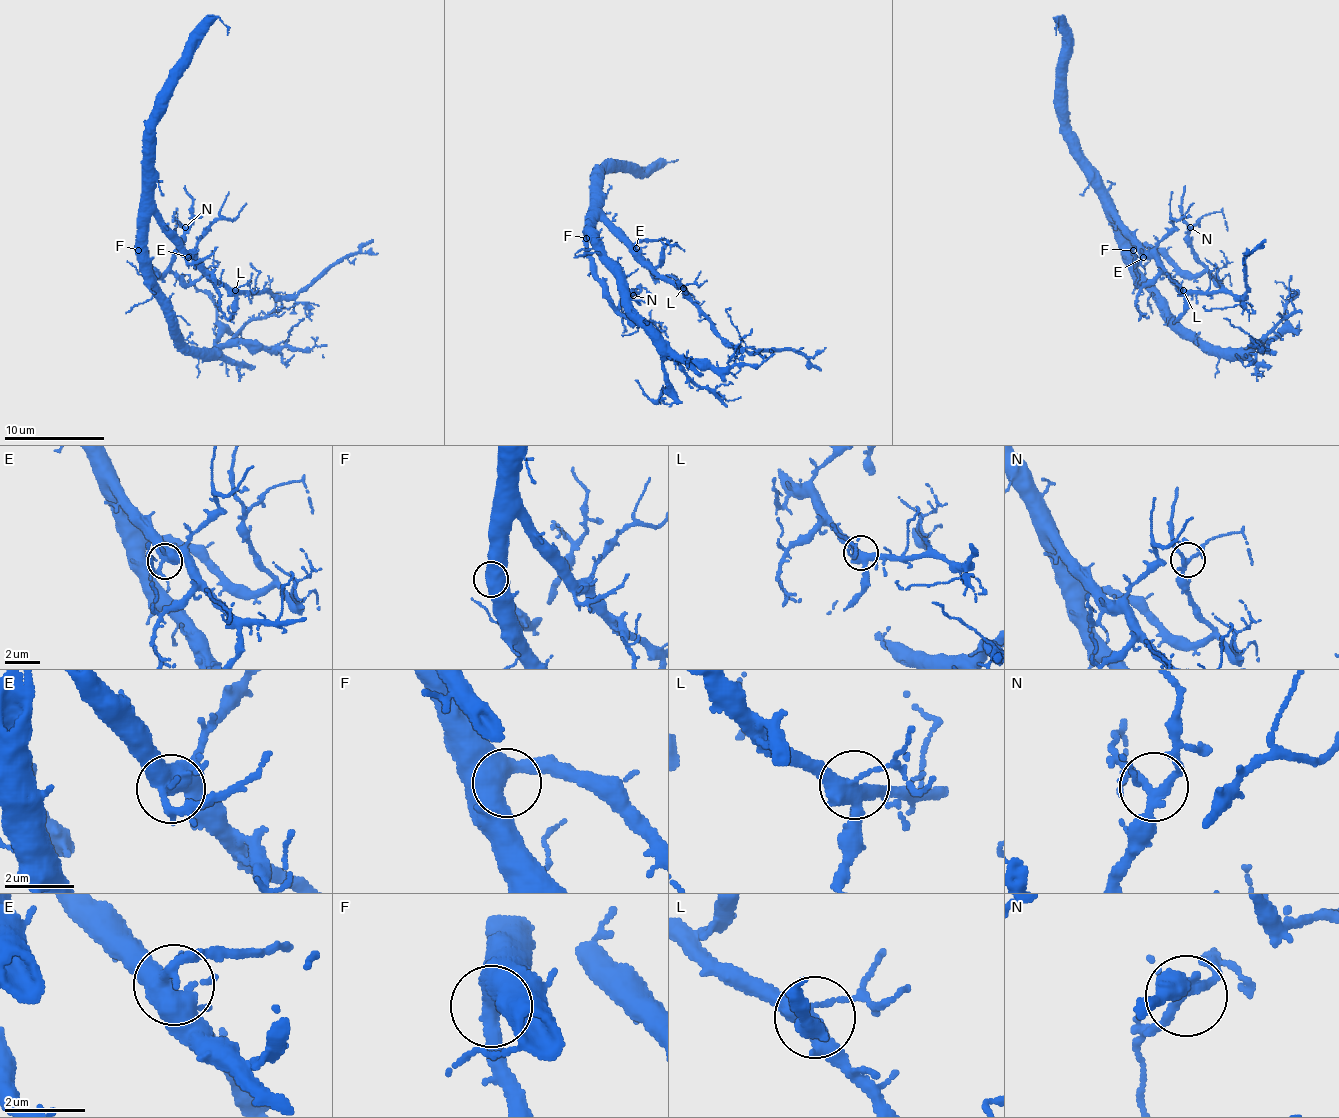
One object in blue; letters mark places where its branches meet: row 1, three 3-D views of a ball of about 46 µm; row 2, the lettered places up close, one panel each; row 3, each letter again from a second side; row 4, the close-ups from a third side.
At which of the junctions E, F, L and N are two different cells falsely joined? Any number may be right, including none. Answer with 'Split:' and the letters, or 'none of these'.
Split: none of these

